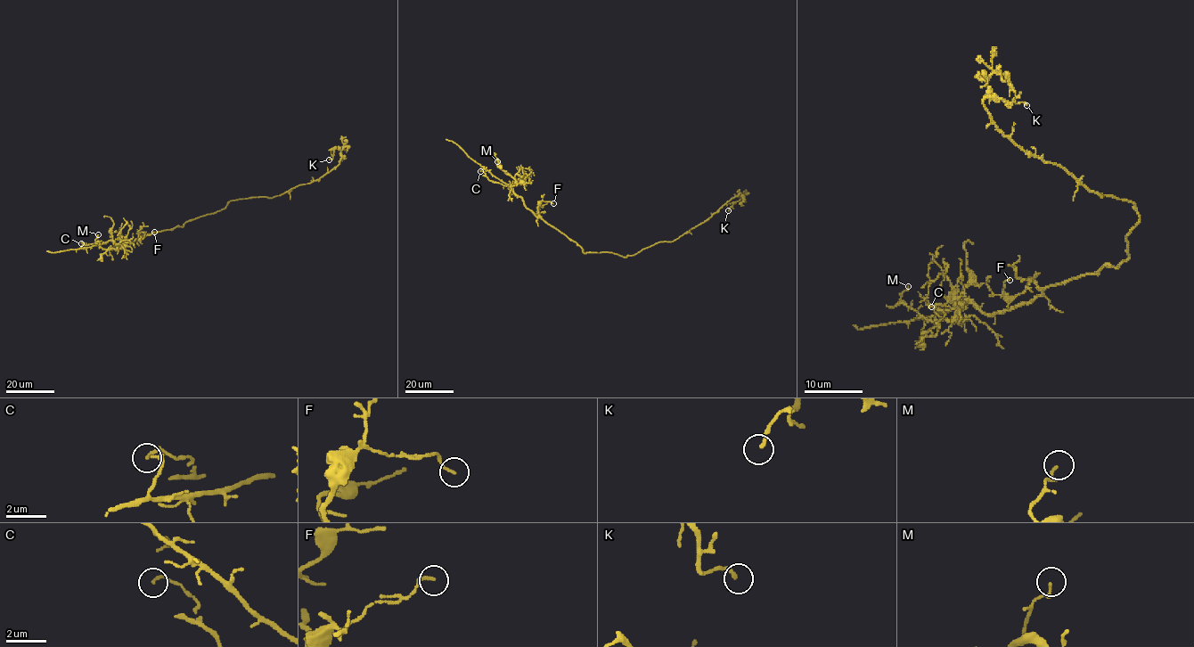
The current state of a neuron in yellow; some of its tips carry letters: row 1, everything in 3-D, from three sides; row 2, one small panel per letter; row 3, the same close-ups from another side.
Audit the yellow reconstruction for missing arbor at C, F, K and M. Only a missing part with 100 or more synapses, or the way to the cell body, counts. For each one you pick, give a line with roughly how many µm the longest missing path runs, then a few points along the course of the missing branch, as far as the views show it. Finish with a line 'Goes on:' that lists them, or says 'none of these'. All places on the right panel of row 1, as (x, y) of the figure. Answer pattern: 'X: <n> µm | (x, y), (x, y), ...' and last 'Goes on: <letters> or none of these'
Goes on: none of these

